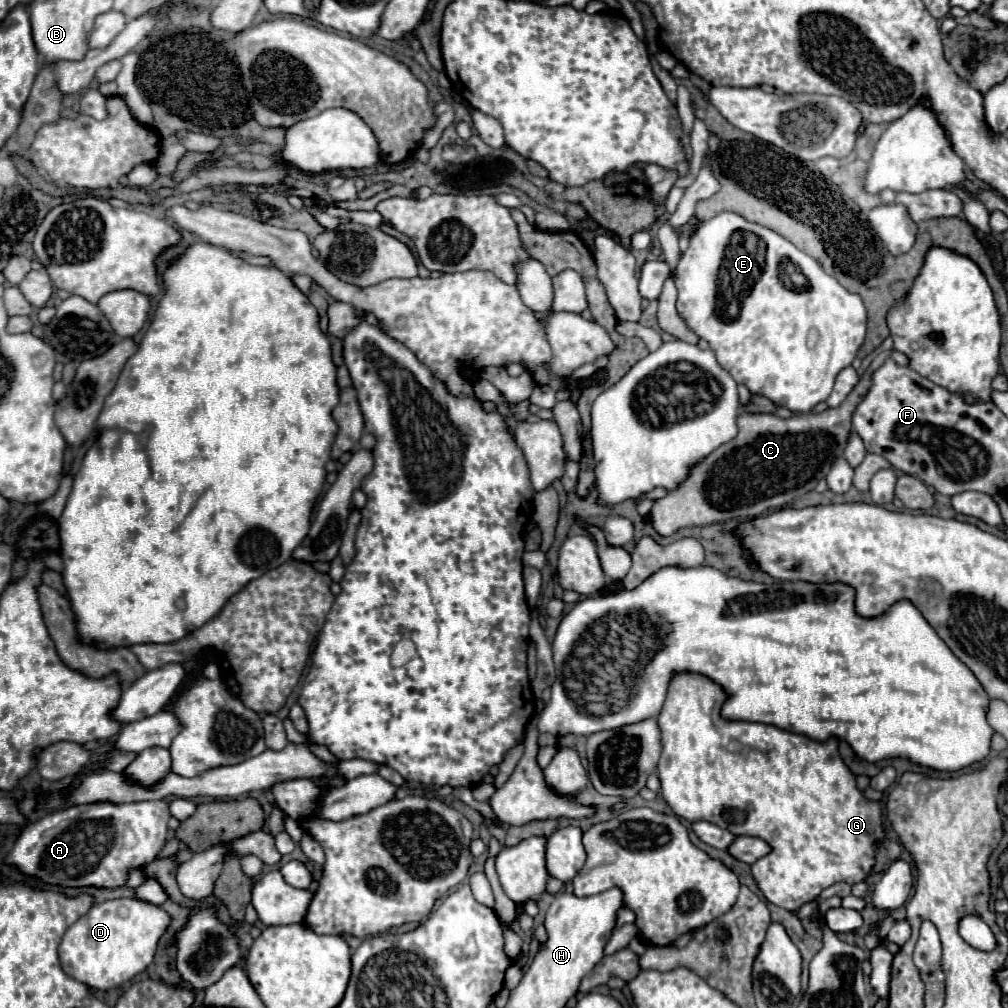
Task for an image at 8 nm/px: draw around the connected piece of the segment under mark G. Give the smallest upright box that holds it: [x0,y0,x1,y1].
[657,674,885,910]

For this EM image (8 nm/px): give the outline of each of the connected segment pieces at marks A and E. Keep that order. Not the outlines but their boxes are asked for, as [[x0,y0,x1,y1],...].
[[5,800,169,888],[673,212,867,412]]

